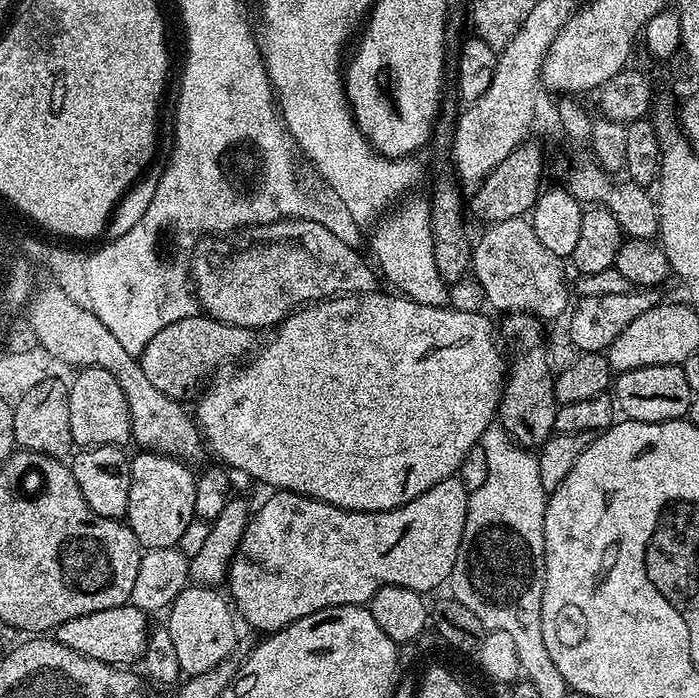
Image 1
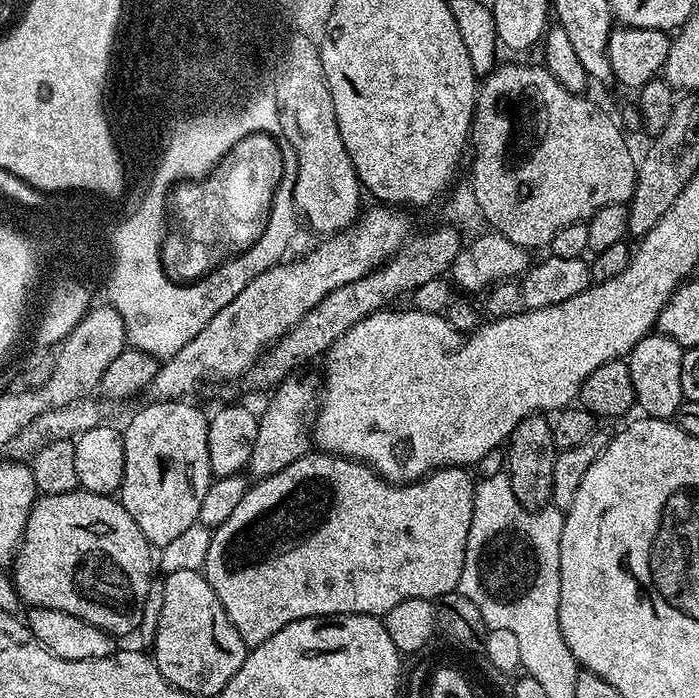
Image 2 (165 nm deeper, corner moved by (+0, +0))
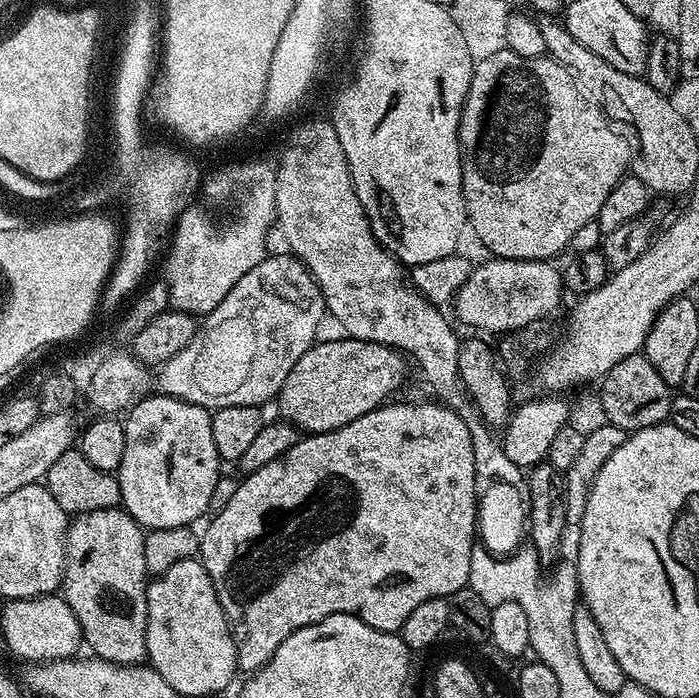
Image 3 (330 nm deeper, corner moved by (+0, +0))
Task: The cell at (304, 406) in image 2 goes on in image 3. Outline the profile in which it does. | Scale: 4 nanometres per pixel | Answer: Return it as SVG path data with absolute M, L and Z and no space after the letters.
M321 339L313 343L312 348L294 362L294 370L286 374L286 382L282 382L278 397L279 415L287 423L295 424L301 433L338 430L354 422L354 418L370 414L370 410L395 397L392 395L403 386L408 376L409 361L399 348L388 348L378 342L343 339Z

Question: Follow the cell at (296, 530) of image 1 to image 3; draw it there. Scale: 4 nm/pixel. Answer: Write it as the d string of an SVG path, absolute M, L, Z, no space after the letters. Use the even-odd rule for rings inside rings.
M385 402L370 410L370 414L362 414L362 418L354 418L354 422L338 430L305 435L294 446L290 446L286 454L274 458L274 462L266 462L266 466L247 473L240 480L238 490L234 490L234 498L218 509L208 529L202 532L198 559L204 565L206 574L210 574L218 602L228 615L228 625L232 627L232 637L236 643L236 667L241 673L257 672L272 657L274 650L278 650L278 646L282 646L282 642L294 634L294 630L322 622L322 618L330 618L330 614L350 614L354 618L362 618L362 622L366 622L366 626L374 626L374 630L399 633L402 622L406 622L406 617L422 606L422 602L430 602L430 598L439 596L446 598L454 594L454 590L468 587L470 554L478 544L474 436L463 420L465 417L447 404L392 403L396 402ZM340 476L348 476L348 480L352 480L352 488L360 492L360 496L352 496L352 500L348 500L348 504L352 504L352 512L356 512L356 520L352 520L352 528L348 528L348 532L336 532L336 536L328 536L320 548L312 548L312 524L340 524L340 512L348 512L348 508L340 508Z

